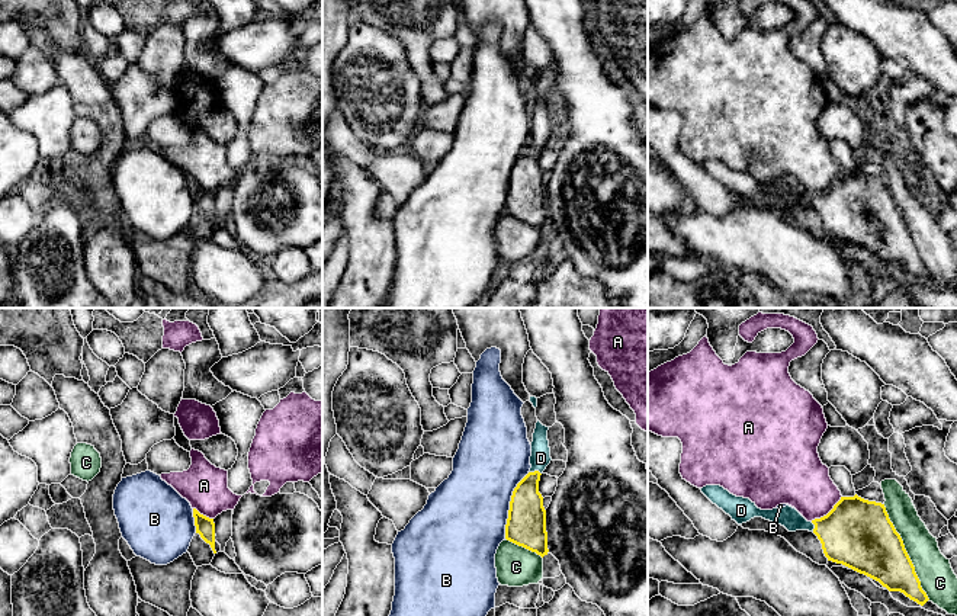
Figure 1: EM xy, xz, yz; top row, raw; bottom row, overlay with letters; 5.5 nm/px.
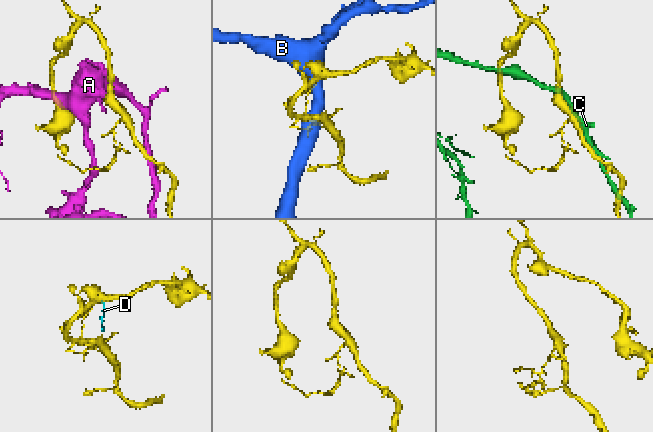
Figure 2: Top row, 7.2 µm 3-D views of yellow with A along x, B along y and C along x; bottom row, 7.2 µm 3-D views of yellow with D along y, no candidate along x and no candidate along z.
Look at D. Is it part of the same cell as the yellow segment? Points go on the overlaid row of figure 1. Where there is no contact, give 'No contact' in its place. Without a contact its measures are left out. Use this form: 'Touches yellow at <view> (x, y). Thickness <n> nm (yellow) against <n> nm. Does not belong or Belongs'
Touches yellow at xz (535, 471). Thickness 200 nm (yellow) against 110 nm. Belongs

